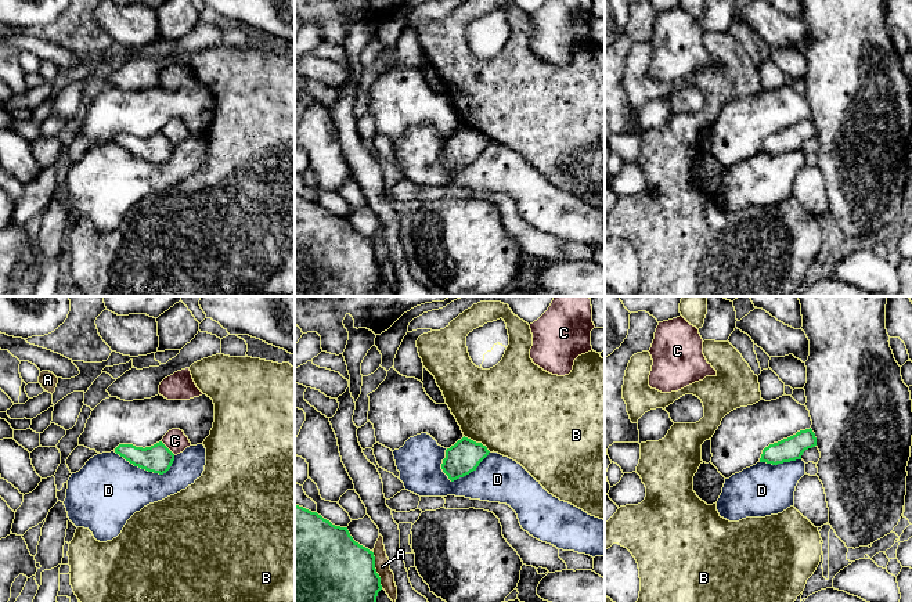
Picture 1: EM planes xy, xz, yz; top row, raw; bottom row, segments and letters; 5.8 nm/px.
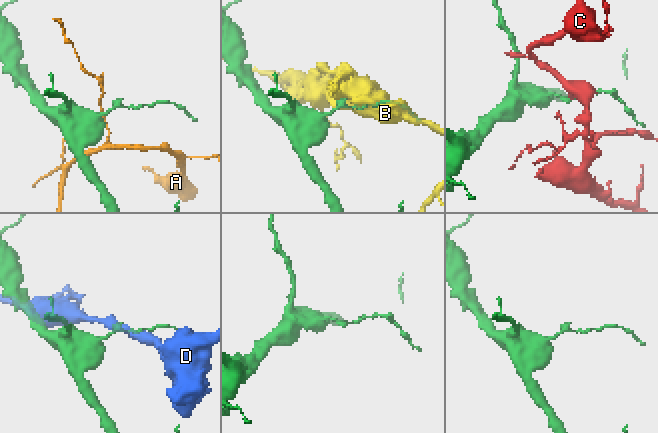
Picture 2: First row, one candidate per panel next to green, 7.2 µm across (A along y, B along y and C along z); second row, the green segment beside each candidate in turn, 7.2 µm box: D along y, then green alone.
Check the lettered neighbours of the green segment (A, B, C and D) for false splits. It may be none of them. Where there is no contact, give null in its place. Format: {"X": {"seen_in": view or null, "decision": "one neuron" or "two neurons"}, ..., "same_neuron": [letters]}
{"A": {"seen_in": "xz", "decision": "two neurons"}, "B": {"seen_in": "xz", "decision": "two neurons"}, "C": {"seen_in": "xy", "decision": "two neurons"}, "D": {"seen_in": "xz", "decision": "two neurons"}, "same_neuron": []}

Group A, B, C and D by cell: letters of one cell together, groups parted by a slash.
A / B / C / D

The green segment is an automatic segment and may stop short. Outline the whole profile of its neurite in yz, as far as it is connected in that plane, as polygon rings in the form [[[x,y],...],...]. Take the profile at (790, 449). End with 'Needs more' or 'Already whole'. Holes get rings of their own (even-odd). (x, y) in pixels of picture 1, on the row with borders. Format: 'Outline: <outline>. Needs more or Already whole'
Outline: [[[812,429],[800,430],[796,435],[769,444],[763,450],[760,462],[772,465],[801,459],[805,450],[817,446],[817,437]]]. Already whole

